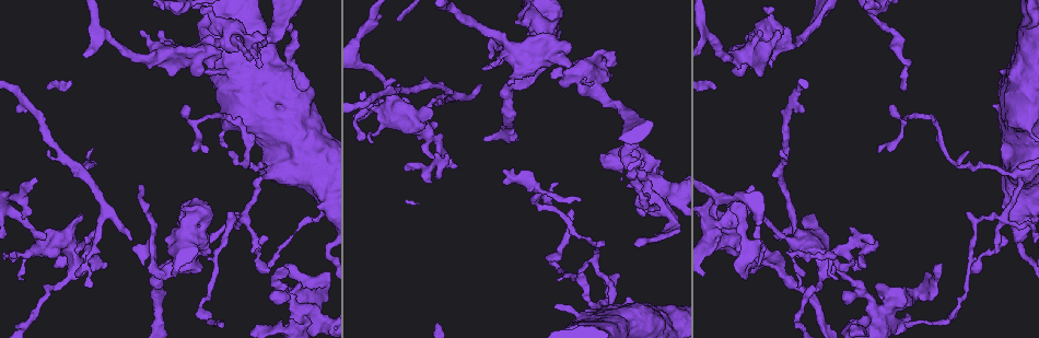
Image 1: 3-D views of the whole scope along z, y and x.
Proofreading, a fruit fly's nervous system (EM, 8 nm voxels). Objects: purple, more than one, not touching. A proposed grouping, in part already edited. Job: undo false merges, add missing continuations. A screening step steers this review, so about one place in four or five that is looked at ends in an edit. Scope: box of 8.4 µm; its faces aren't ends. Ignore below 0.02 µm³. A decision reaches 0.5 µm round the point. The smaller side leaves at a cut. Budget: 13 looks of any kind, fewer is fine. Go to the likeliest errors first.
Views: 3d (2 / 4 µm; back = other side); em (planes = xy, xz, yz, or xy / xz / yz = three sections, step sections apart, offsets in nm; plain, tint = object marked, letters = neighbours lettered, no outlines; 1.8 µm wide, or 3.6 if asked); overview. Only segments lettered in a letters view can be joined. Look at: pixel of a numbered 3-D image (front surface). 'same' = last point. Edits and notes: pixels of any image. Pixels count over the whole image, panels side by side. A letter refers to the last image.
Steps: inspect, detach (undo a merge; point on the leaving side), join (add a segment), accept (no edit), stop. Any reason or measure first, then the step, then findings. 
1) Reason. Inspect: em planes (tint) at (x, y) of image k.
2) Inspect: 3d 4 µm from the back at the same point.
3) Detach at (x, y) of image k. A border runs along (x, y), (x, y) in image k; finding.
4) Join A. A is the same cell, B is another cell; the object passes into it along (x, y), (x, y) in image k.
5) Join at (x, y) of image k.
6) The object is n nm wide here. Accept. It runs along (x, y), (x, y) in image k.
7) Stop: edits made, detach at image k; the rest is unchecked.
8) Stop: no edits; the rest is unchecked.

Thick turns thin. Inspect: 3d 4 µm from the back at (656, 191) of image 1.

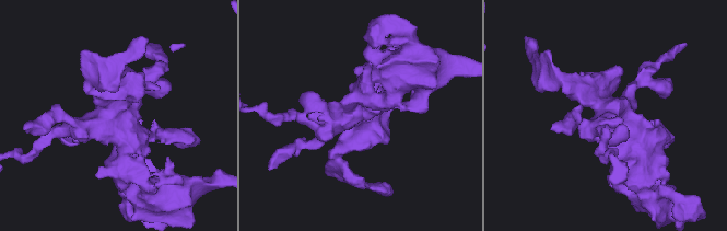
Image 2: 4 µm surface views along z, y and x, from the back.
Inspect: em xz step 8 (tint) at (116, 103) of image 2.

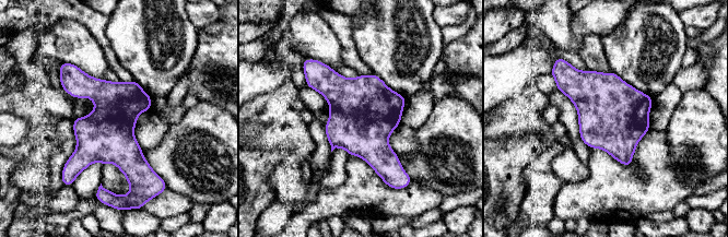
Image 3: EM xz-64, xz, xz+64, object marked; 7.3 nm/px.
Inspect: em planes (letters) at the same point.

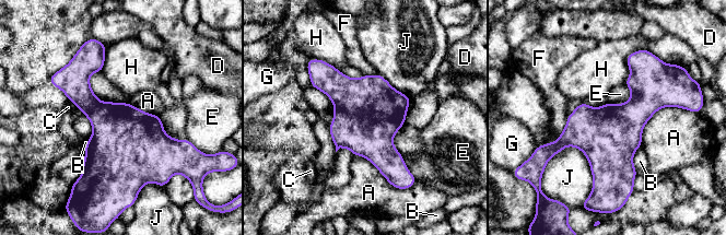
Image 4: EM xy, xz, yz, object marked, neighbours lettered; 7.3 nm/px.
Accept. A, B, C, D, E, F, G, H and J are other cells; a border runs along (631, 90), (625, 102), (608, 103) in image 4; continuous, no second neuron.

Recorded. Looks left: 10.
Calibre changes. Inspect: em planes (plain) at (428, 135) of image 1.

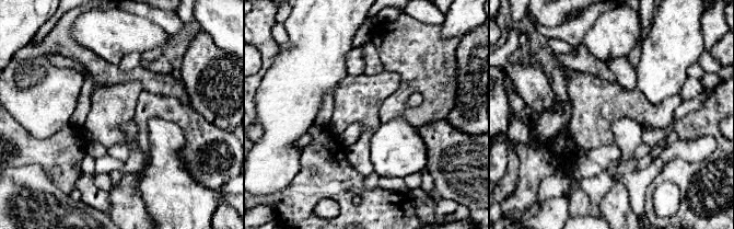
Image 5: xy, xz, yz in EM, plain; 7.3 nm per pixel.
Inspect: em planes (tint) at the same point.

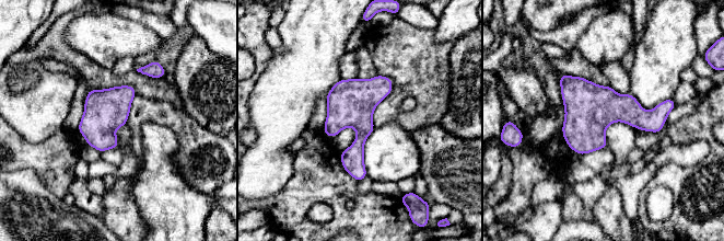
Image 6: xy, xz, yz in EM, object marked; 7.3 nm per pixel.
Inspect: em planes (letters) at the same point.

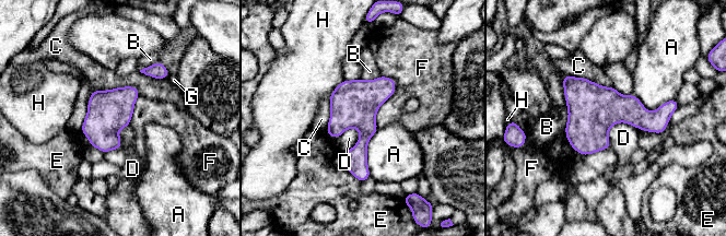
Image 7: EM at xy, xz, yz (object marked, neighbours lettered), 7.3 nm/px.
The longest contact is with C, 550 nm. Accept. A, B, C, D, E, F, G and H are other cells; continuous, no second neuron.

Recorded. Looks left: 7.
Four-way junction. Inspect: 3d 2 µm at (713, 242) of image 1.

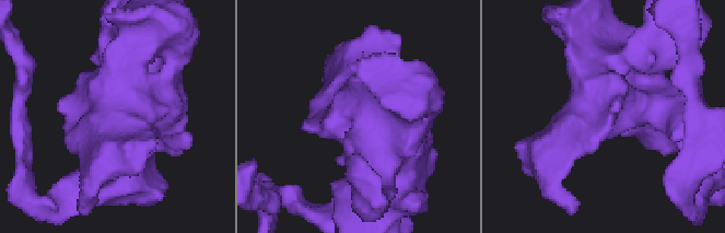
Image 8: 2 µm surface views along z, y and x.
Inspect: em 3.6 µm planes (tint) at (115, 106) of image 8.

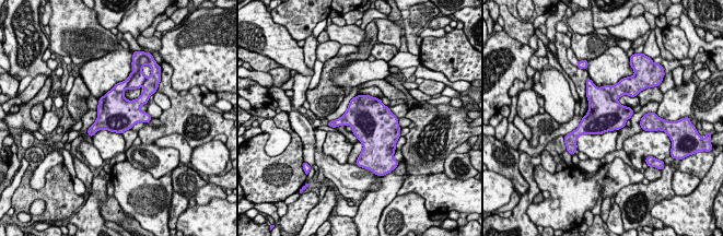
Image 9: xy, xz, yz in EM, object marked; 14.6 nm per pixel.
What lies round it. Inspect: em 3.6 µm planes (letters) at the same point.

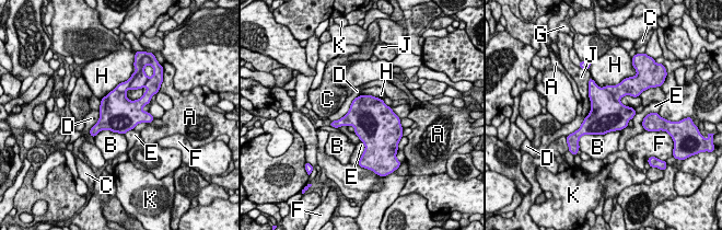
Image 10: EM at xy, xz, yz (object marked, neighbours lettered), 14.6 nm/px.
Accept. A, B, C, D, E, F, G, H, J and K are other cells; a border runs along (620, 129), (584, 134), (579, 140) in image 10; one neuron here.

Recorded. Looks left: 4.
Small branch off a trunk. Inspect: em yz step 16 (tint) at (261, 171) of image 1.

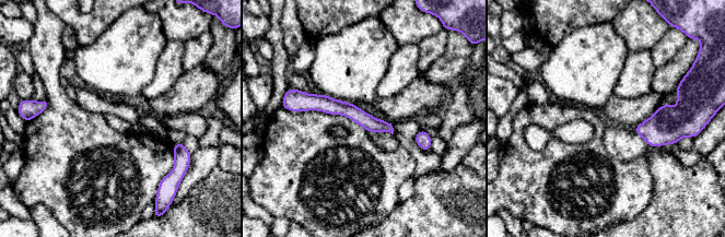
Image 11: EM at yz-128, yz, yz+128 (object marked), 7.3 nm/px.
See the neighbours. Inspect: em yz step 16 (letters) at the same point.

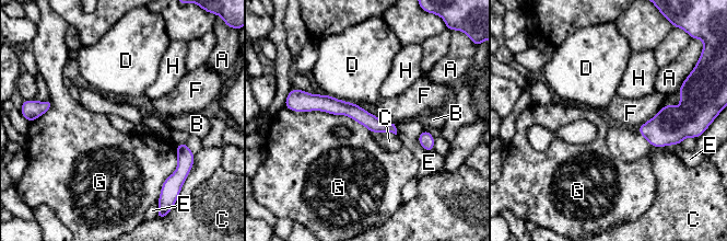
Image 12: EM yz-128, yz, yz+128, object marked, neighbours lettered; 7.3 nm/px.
The object is 120 nm wide here. Accept. A, B, C, D, E, F, G and H are other cells; it runs along (303, 107), (347, 107), (393, 129) in image 12; all the same neuron.

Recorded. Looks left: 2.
A fork. Inspect: em xz step 8 (letters) at (765, 35) of image 1.

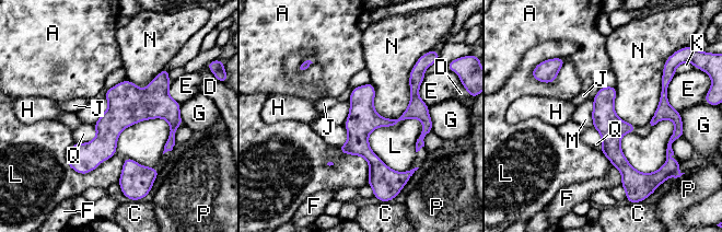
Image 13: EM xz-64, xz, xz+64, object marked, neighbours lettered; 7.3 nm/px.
The object is 190 nm wide here. Accept. A, C, D, E, F, G, H, J, K, L, M, N, P and Q are other cells; a border runs along (416, 61), (408, 106), (382, 117) in image 13; all the same neuron.

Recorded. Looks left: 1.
Stop: no edits; the rest is unchecked.

